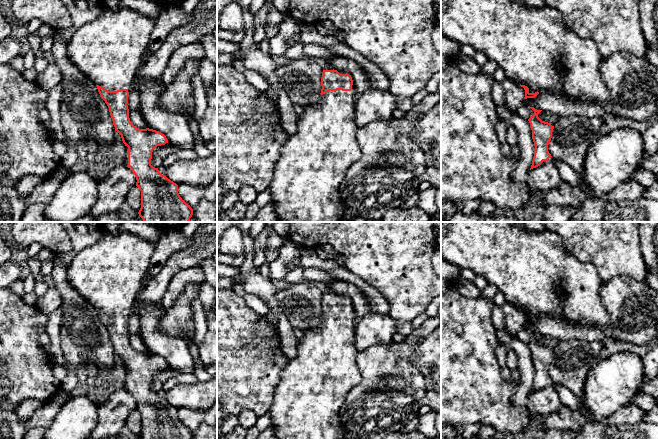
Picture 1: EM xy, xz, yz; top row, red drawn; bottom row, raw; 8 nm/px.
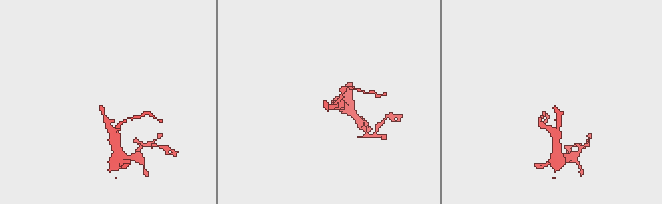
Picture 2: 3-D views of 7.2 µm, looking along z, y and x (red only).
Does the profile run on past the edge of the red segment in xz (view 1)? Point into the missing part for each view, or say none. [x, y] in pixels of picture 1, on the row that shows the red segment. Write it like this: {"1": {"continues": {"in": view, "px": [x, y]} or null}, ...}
{"1": {"continues": {"in": "xz", "px": [312, 164]}}}

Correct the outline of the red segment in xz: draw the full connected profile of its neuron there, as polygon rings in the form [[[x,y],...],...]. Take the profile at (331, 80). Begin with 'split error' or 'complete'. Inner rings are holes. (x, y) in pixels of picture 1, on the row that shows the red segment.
split error; [[[328,67],[321,77],[321,97],[315,104],[304,107],[297,122],[297,131],[281,147],[270,186],[271,202],[281,222],[340,222],[343,217],[340,187],[349,167],[361,157],[356,140],[359,127],[355,123],[356,85],[351,75]]]

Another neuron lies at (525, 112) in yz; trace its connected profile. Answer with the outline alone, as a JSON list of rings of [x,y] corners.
[[[519,106],[517,109],[516,109],[516,112],[517,112],[517,115],[522,117],[522,118],[525,118],[525,119],[529,119],[531,116],[534,115],[534,111],[529,108],[529,107],[526,107],[526,106]]]

